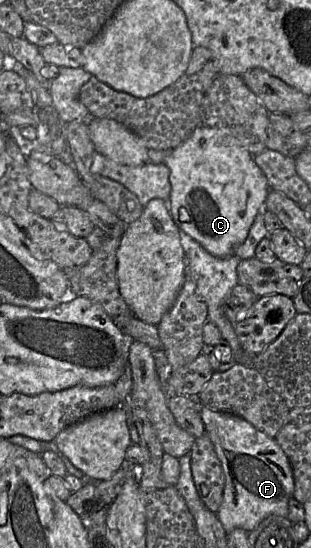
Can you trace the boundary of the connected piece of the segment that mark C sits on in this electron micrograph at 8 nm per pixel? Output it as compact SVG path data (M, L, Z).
M202 125L181 145L171 150L164 161L170 169L169 212L174 222L216 257L234 255L234 249L246 240L256 215L263 210L267 194L271 190L267 177L253 157L230 134Z

